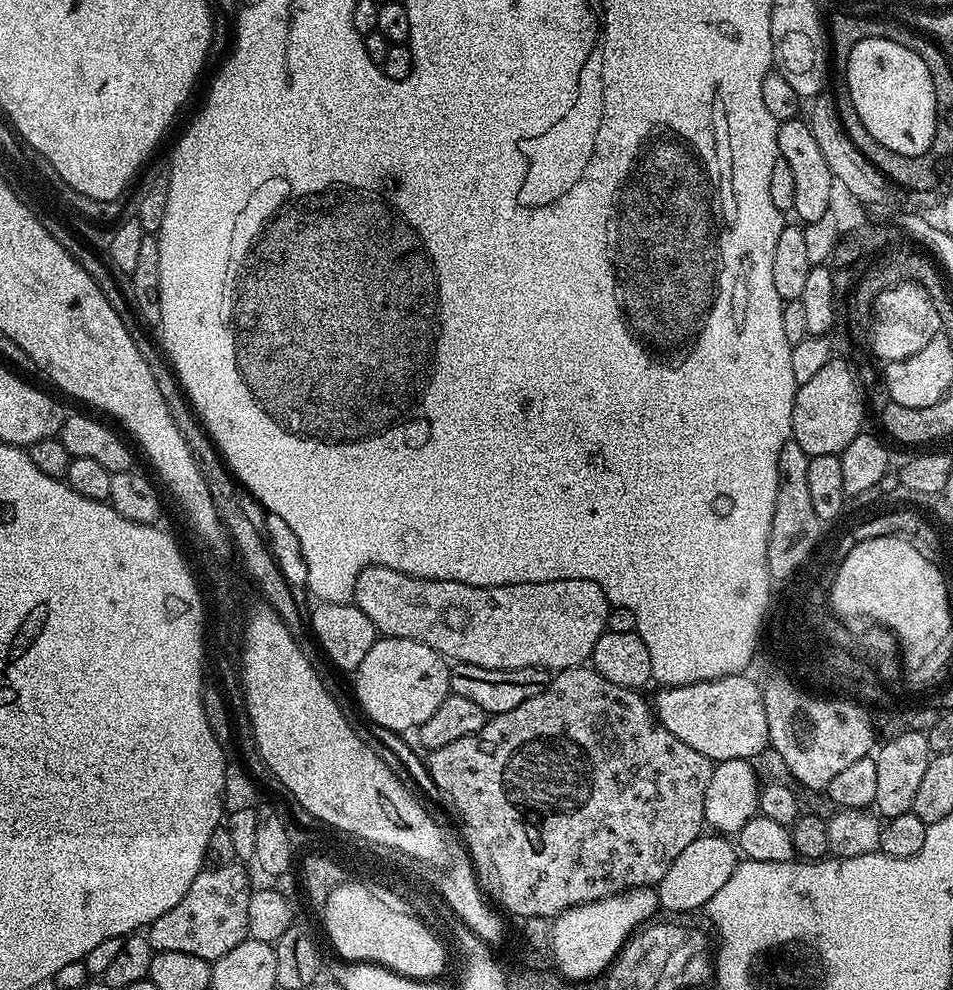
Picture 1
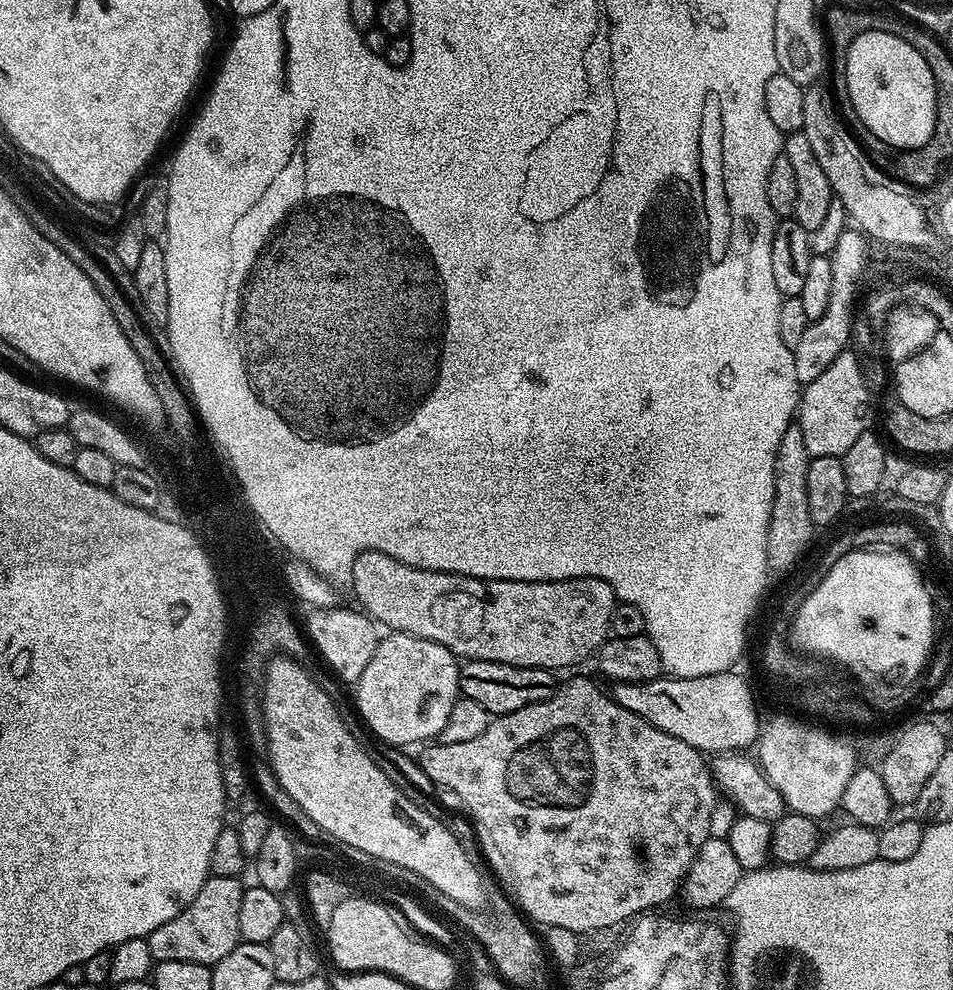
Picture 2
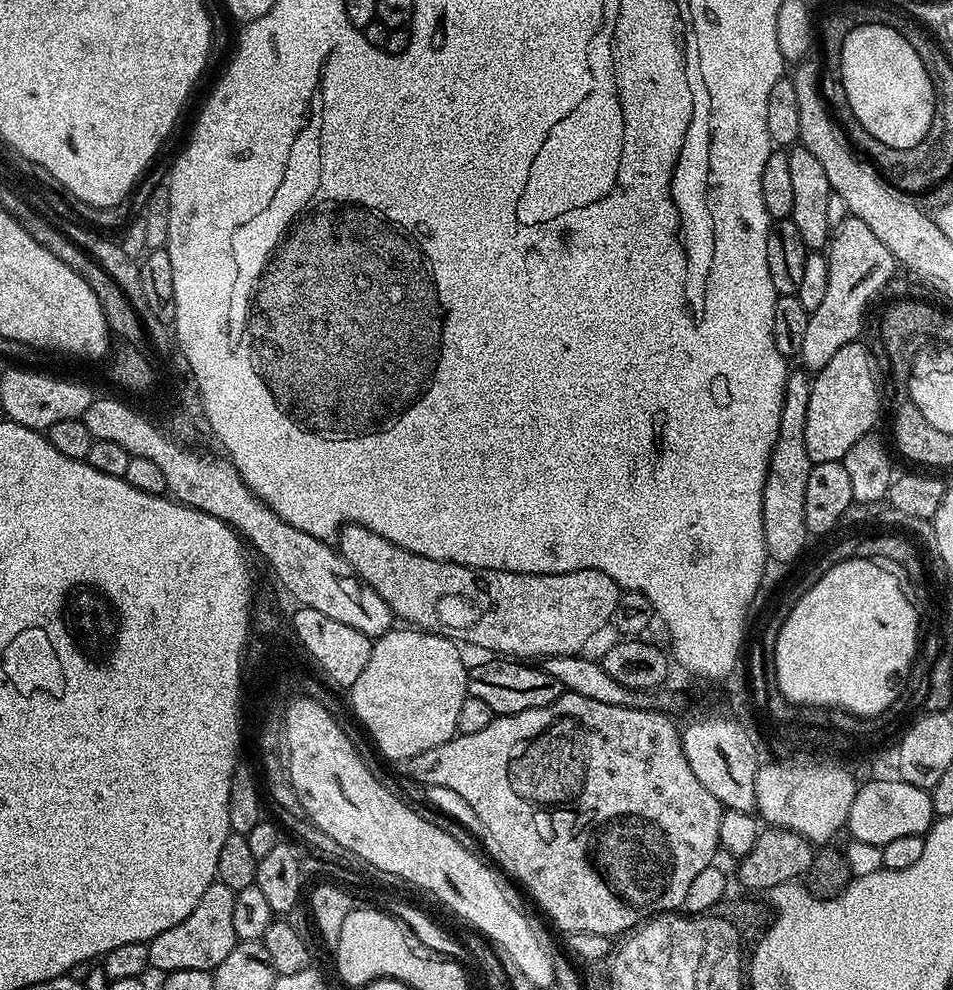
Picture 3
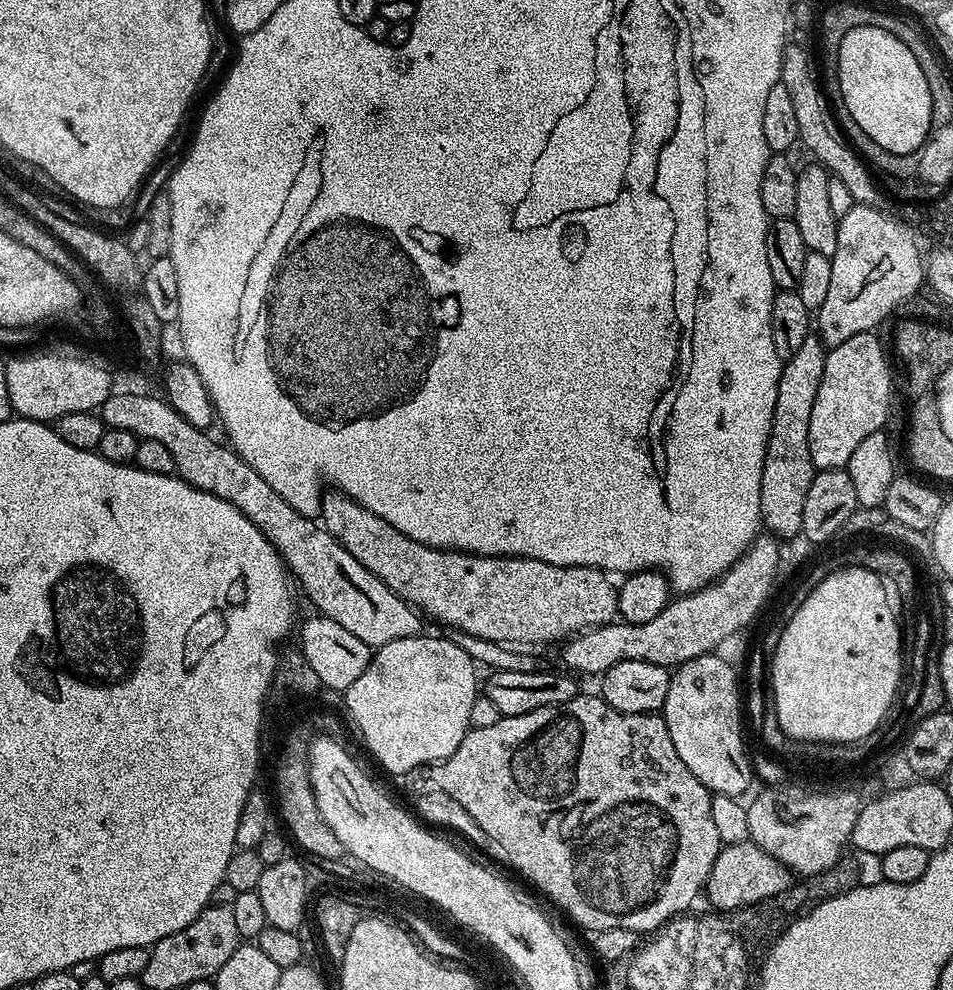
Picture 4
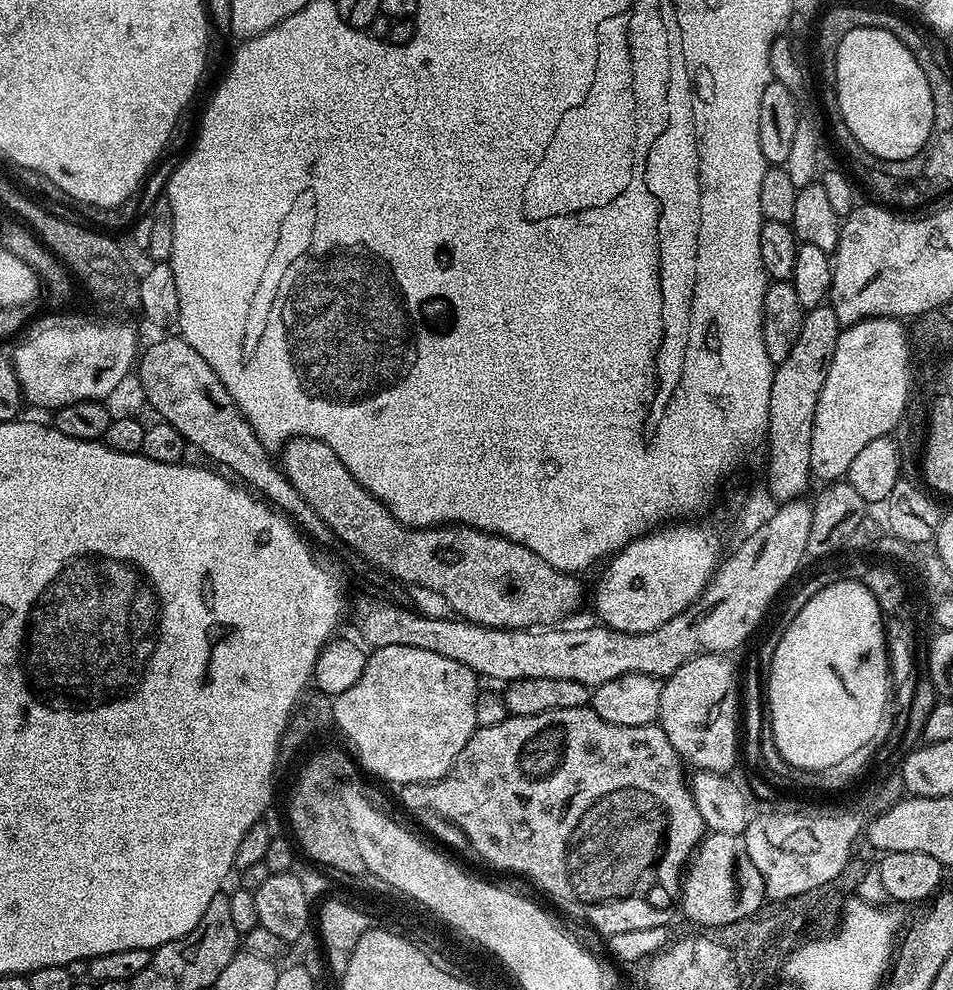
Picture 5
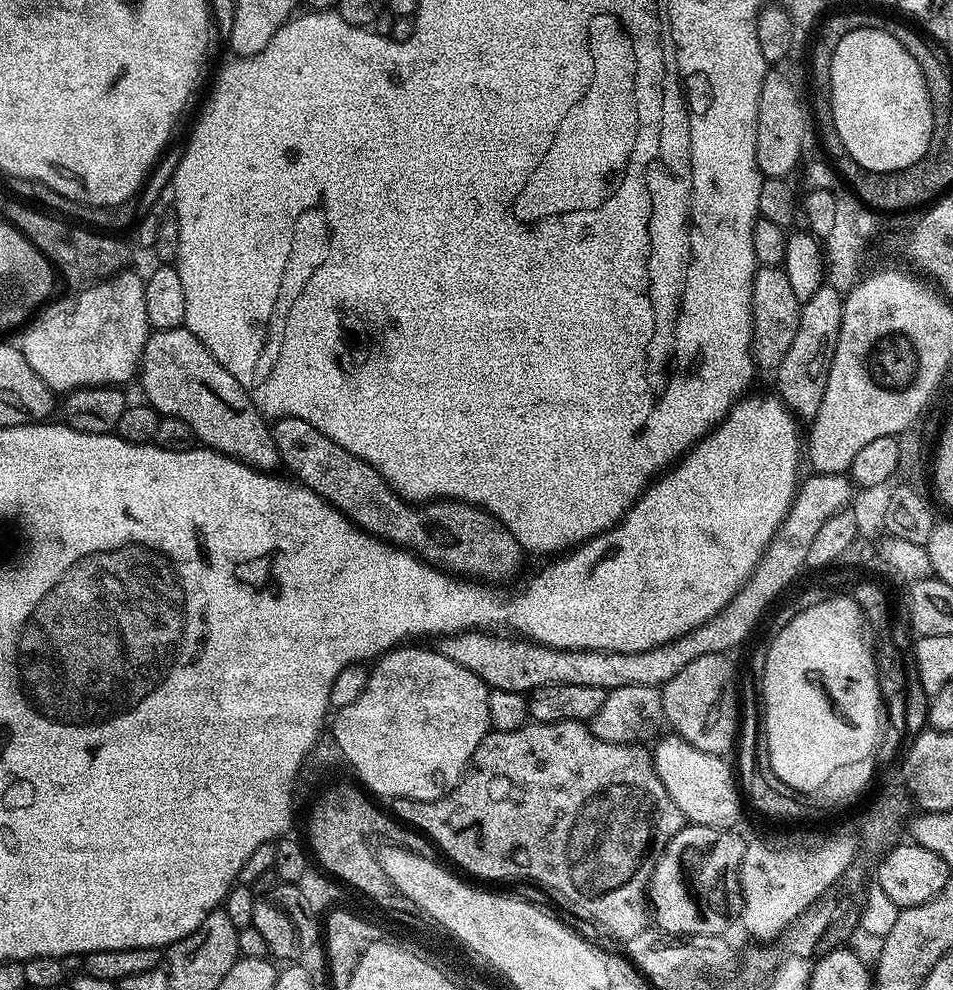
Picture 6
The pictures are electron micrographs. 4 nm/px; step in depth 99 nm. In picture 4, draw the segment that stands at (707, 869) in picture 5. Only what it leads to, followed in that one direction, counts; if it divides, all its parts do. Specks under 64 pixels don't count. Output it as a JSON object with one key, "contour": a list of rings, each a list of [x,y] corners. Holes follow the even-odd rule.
{"contour":[[[747,839],[721,847],[708,875],[706,896],[708,892],[708,900],[712,903],[710,905],[713,909],[728,912],[736,908],[748,908],[760,904],[792,888],[793,884],[793,873],[781,860],[766,854],[764,848],[758,847],[751,839]]]}

